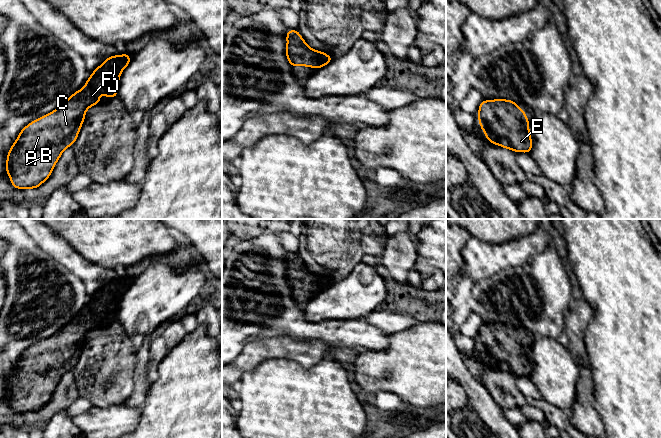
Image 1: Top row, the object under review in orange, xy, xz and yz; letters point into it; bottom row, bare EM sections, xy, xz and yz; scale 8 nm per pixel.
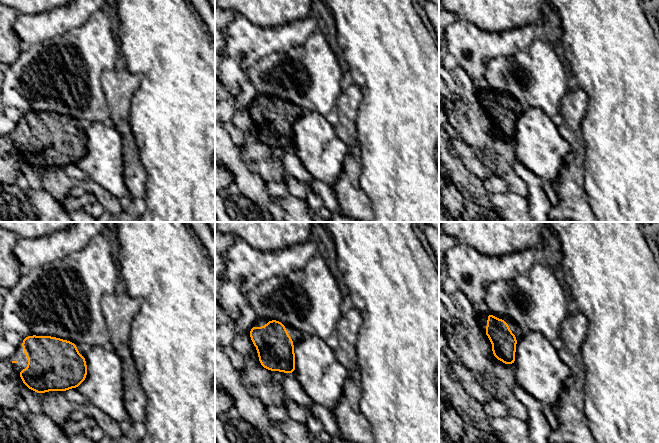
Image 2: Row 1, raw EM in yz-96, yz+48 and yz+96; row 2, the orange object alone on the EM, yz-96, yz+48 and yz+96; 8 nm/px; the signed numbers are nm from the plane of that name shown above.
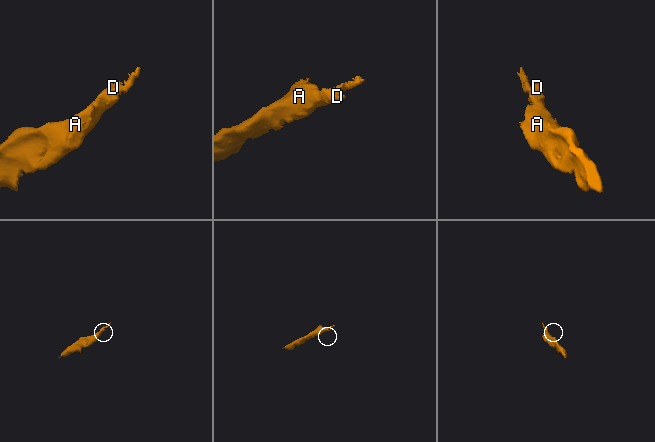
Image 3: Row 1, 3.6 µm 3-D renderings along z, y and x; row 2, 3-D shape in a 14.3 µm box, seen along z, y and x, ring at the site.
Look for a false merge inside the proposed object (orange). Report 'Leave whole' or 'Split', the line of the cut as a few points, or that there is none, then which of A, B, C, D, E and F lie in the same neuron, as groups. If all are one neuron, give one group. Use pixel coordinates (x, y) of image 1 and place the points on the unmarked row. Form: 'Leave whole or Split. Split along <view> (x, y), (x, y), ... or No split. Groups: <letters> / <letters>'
Leave whole. No split. Groups: A B C D E F

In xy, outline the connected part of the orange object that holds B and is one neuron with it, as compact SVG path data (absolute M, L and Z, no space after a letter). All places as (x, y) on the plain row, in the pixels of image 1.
M129 277L124 279L109 280L98 292L96 292L89 303L82 309L82 312L73 317L71 321L63 326L60 331L51 337L42 340L29 349L25 350L8 375L6 384L6 396L10 401L11 407L15 413L33 413L38 412L51 399L55 388L60 382L62 376L69 370L72 370L77 363L82 347L84 346L85 336L92 329L100 328L100 317L104 317L107 322L115 322L118 317L118 307L123 293L131 286Z

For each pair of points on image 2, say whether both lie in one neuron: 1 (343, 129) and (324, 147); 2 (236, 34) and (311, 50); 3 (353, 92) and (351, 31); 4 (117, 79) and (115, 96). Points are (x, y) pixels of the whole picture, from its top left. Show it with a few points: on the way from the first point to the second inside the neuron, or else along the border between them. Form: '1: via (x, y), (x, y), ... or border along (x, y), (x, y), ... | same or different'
1: border along (334, 127), (337, 135), (346, 144), (348, 149) | different
2: border along (313, 32), (300, 46), (272, 53) | different
3: border along (354, 82), (362, 96), (359, 106) | different
4: via (117, 83), (117, 92) | same

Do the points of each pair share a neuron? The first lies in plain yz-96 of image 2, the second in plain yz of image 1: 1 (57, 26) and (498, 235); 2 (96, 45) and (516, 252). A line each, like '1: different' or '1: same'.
1: different
2: different

